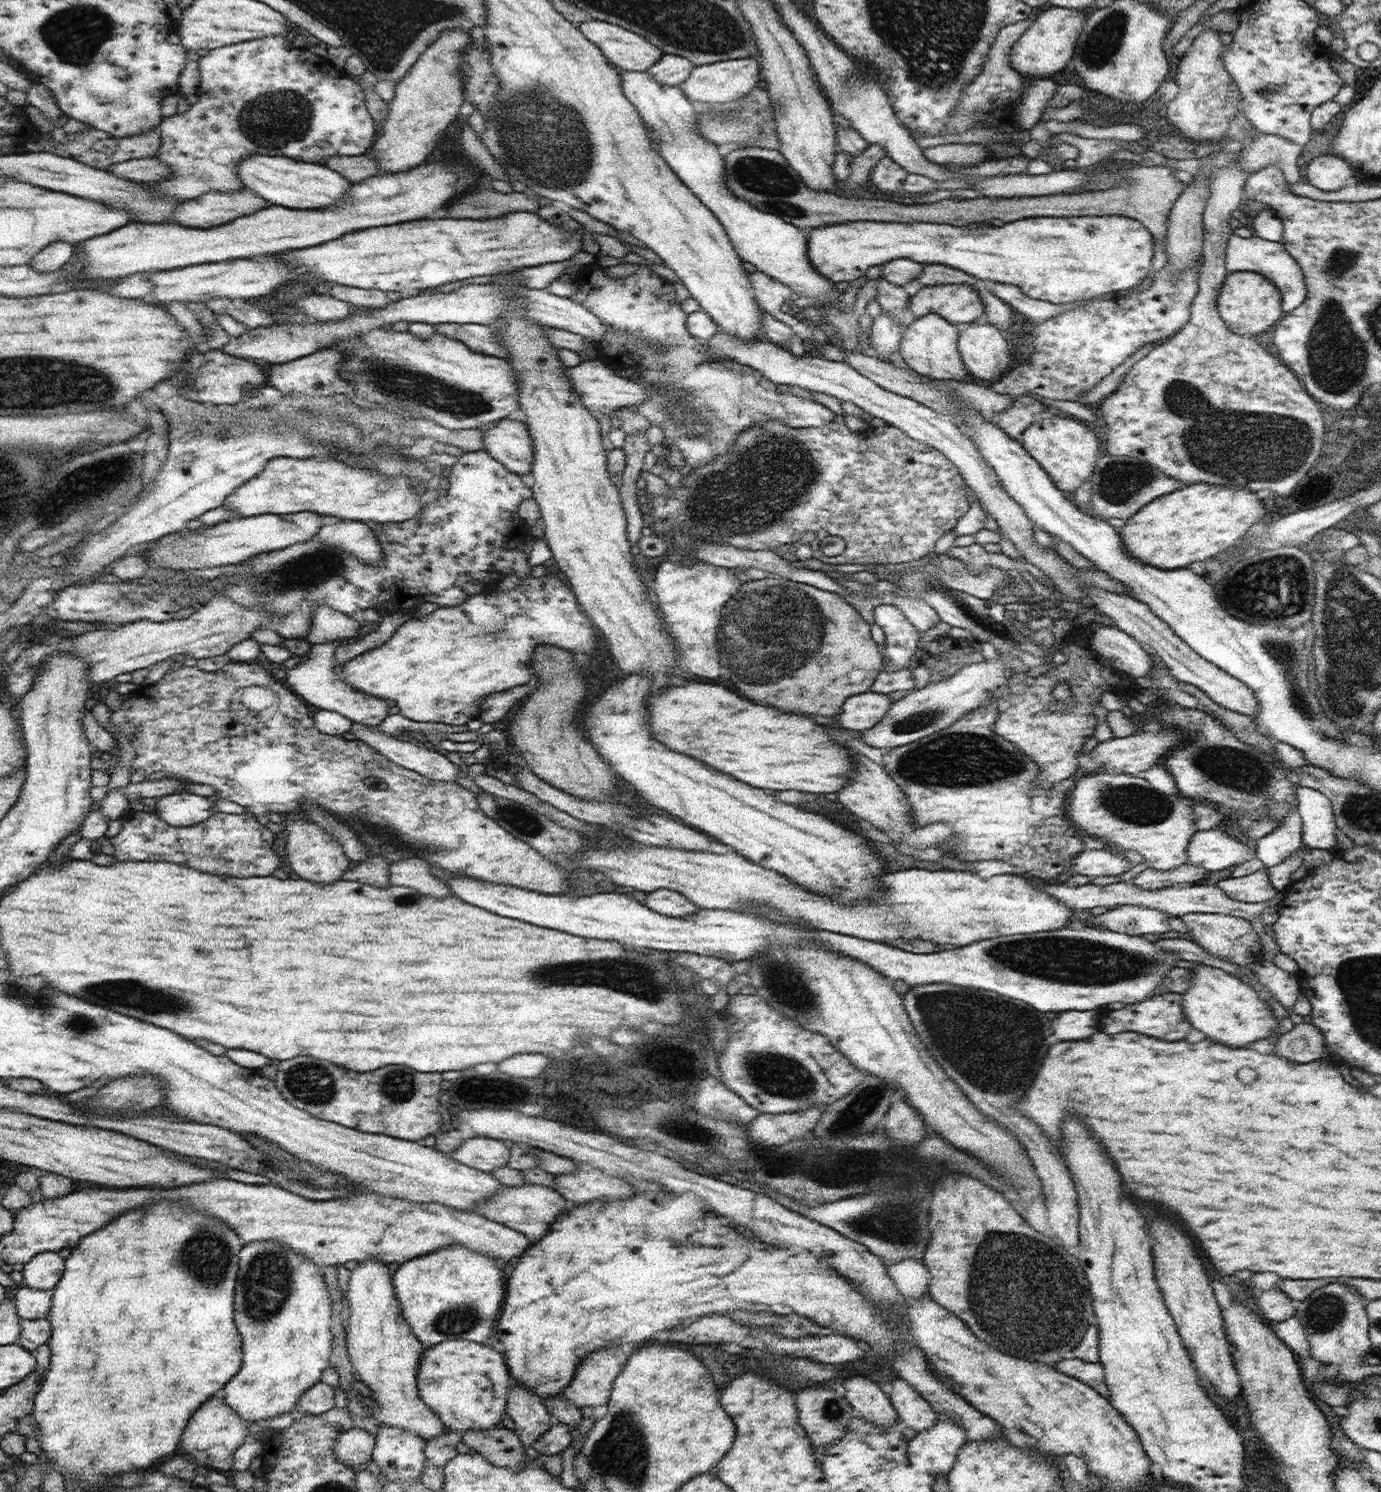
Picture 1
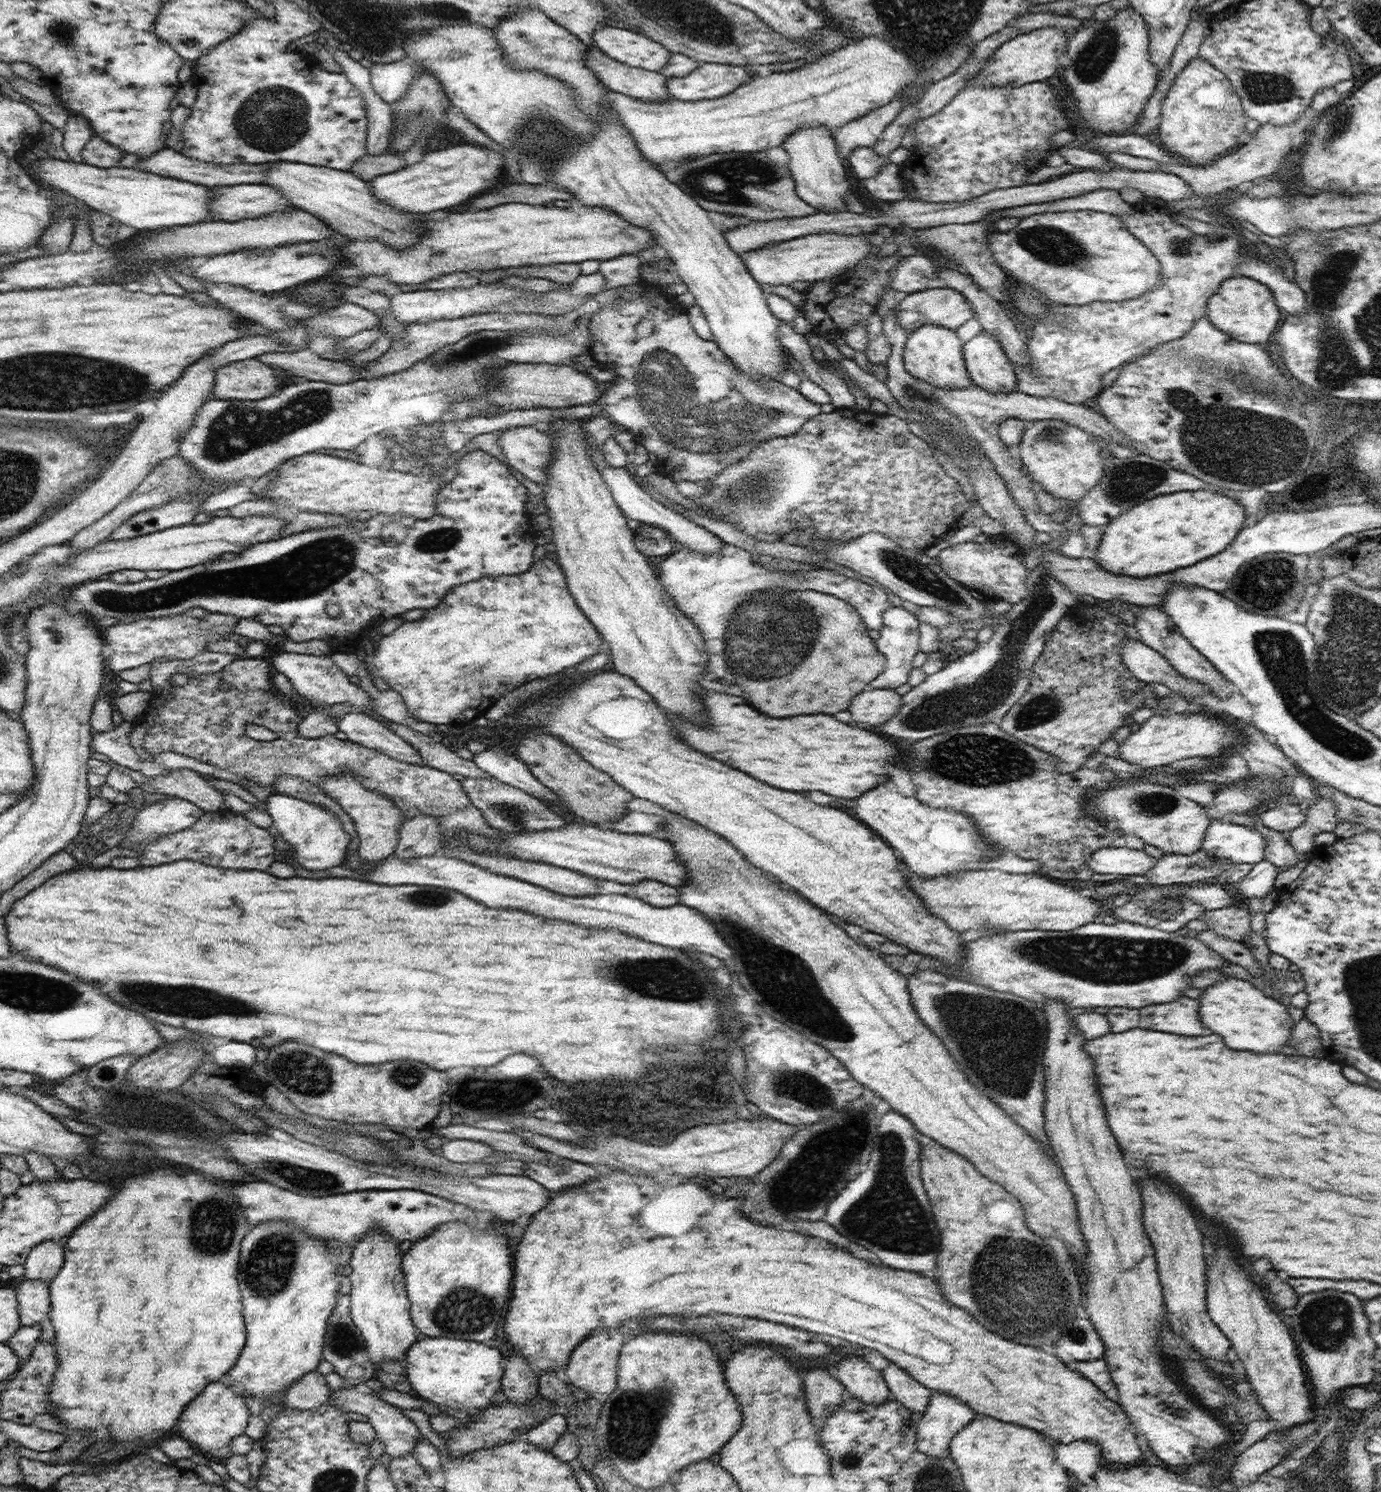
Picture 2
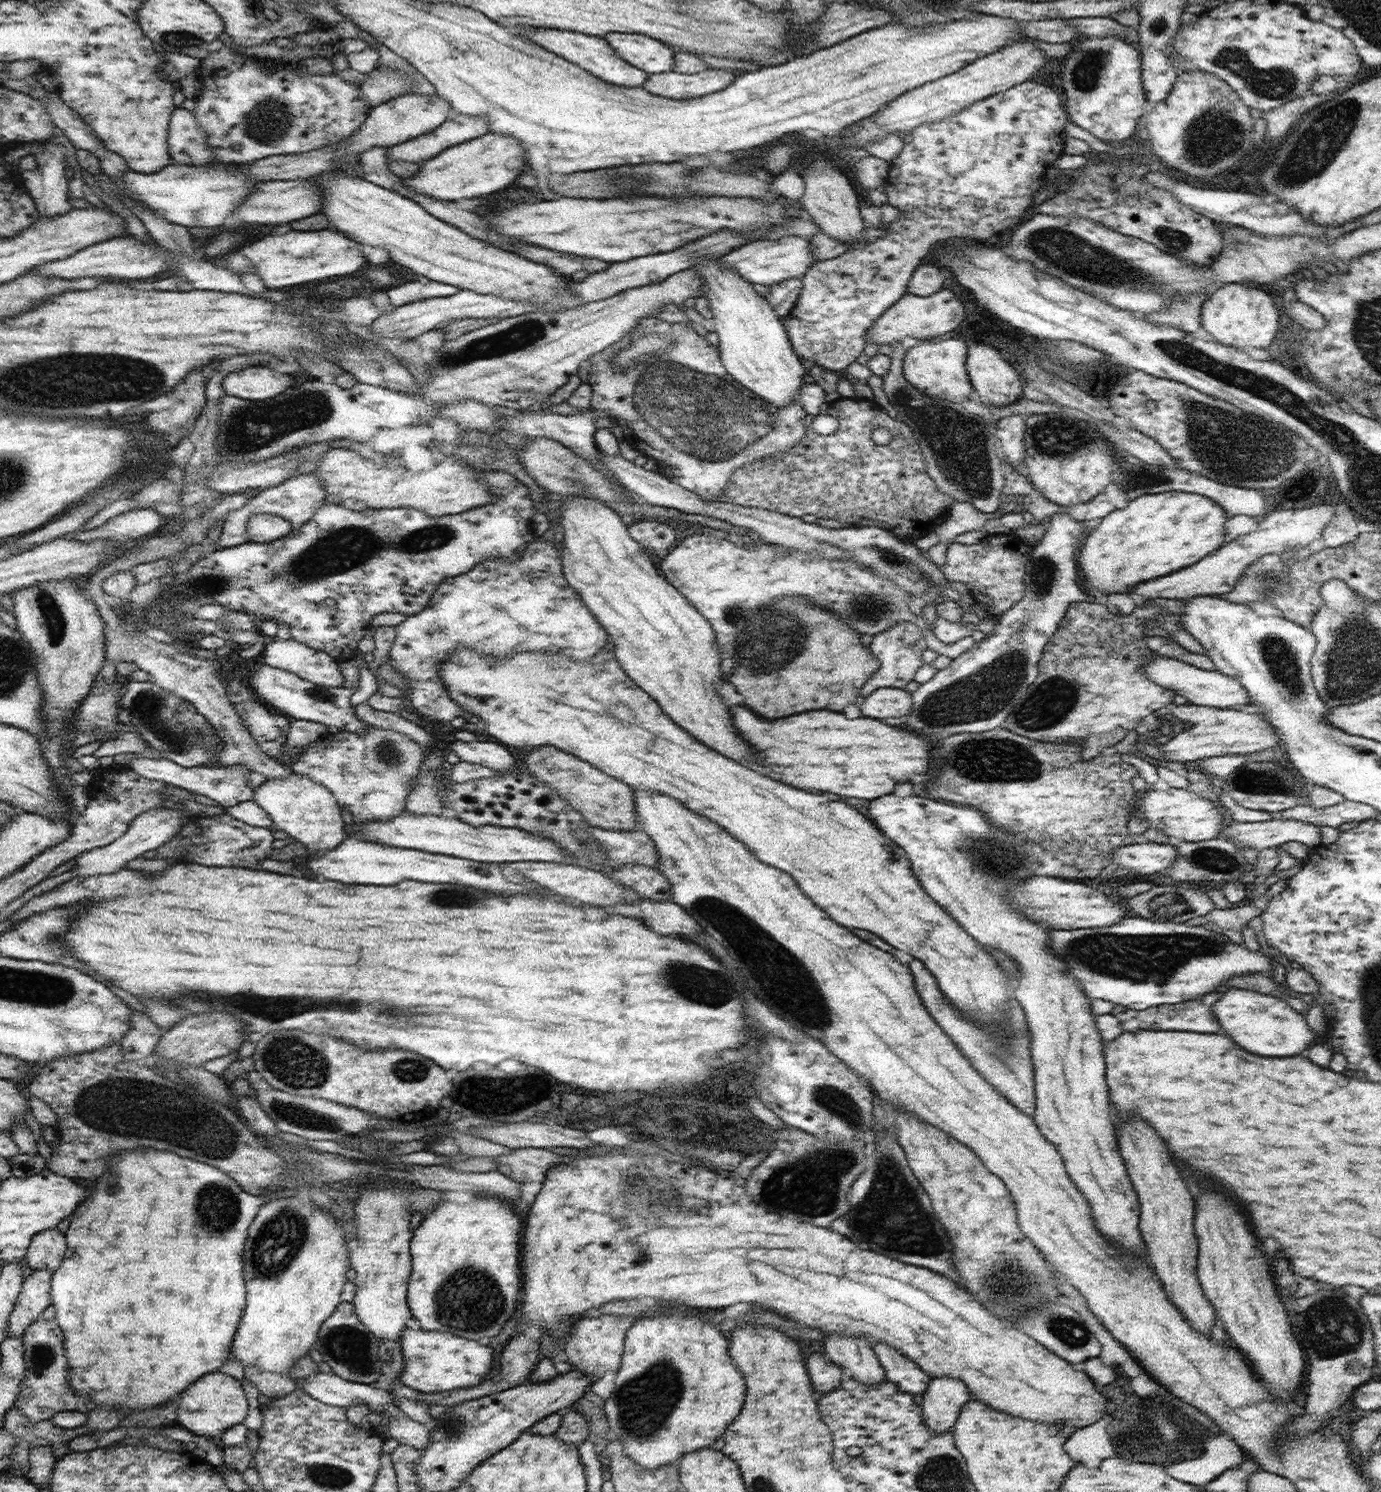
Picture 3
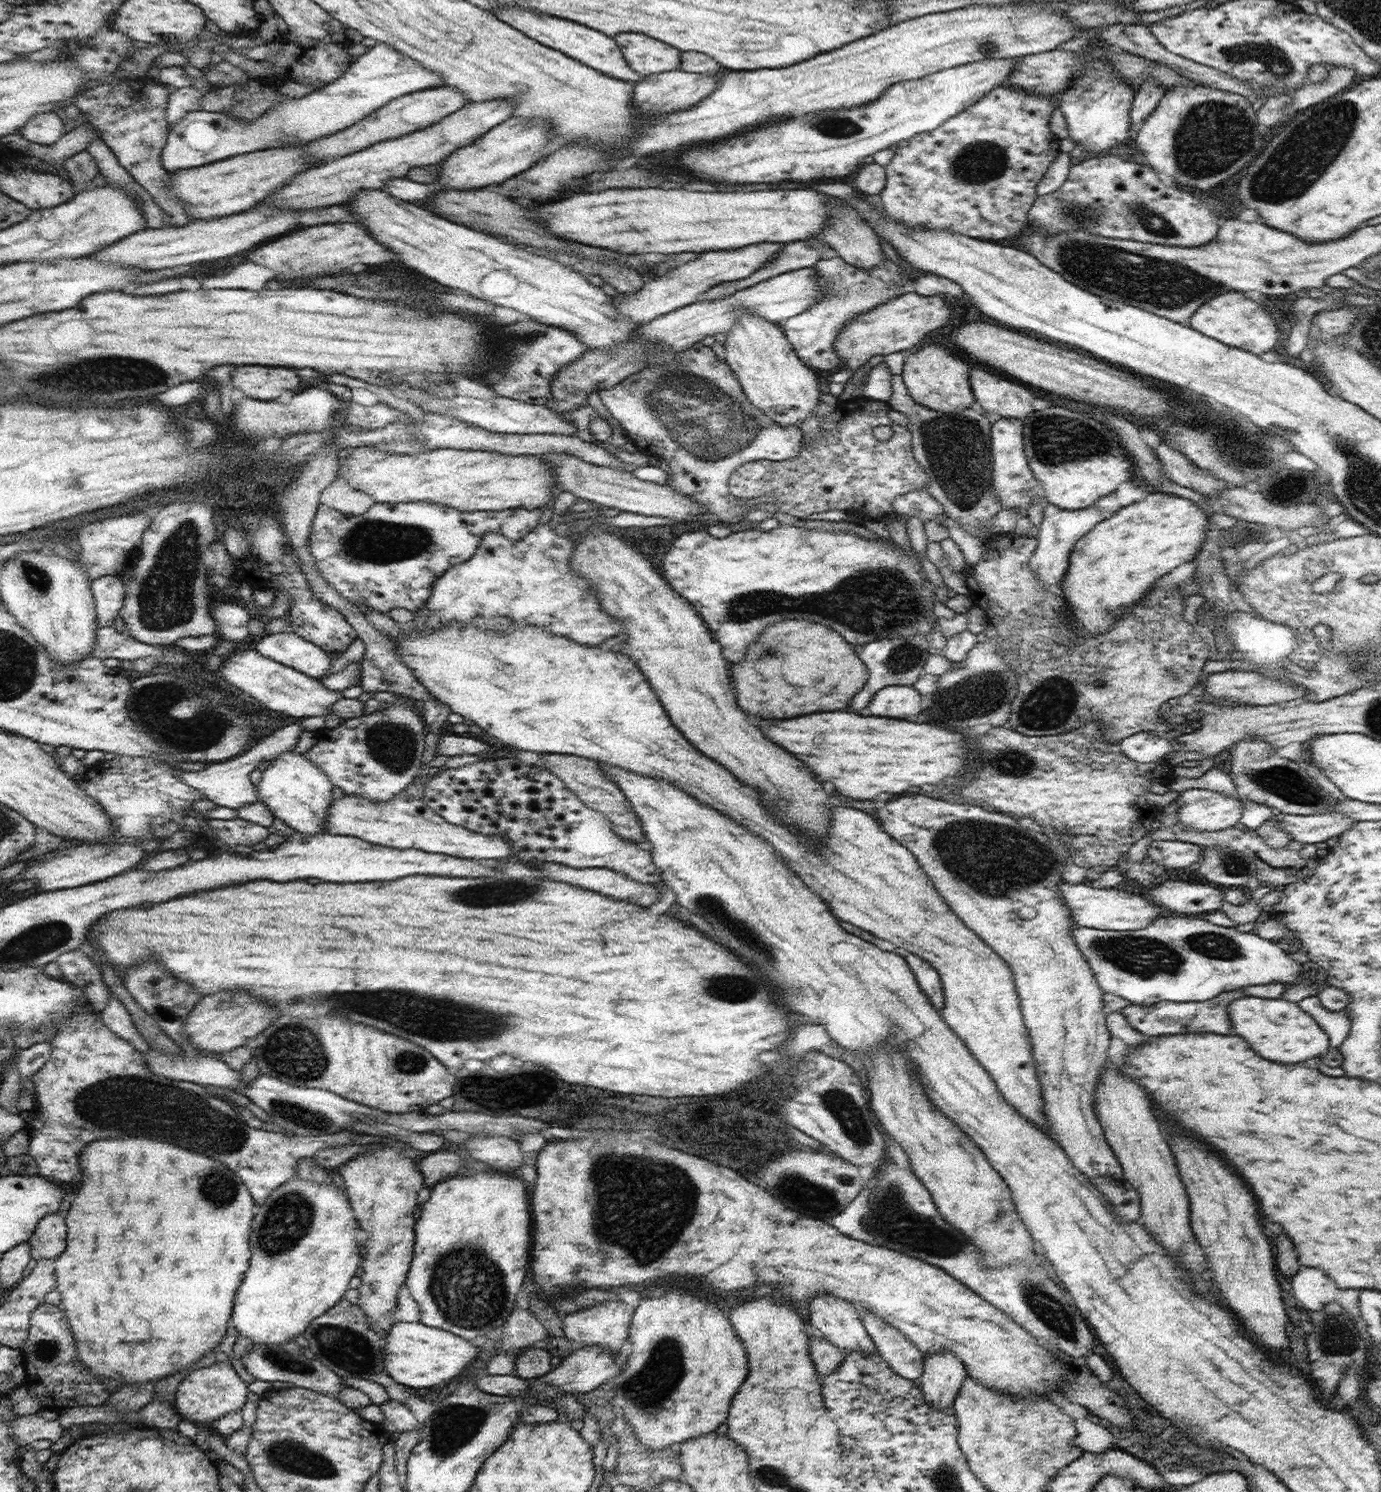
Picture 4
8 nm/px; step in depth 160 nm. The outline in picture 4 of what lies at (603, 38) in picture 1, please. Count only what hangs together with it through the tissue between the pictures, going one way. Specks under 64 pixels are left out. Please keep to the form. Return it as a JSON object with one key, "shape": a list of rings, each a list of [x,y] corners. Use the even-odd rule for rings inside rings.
{"shape":[[[627,32],[613,36],[628,66],[639,75],[653,75],[681,68],[681,50],[646,34]]]}

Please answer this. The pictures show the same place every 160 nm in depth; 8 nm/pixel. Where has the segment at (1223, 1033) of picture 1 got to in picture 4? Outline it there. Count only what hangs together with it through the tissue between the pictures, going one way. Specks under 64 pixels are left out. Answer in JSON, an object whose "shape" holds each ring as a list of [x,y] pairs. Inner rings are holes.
{"shape":[[[1244,996],[1240,1000],[1234,1000],[1228,1008],[1232,1026],[1236,1032],[1256,1050],[1256,1054],[1284,1064],[1296,1064],[1304,1062],[1308,1058],[1320,1056],[1328,1050],[1328,1036],[1324,1030],[1310,1018],[1296,1002],[1288,1002],[1282,998],[1256,998],[1256,996]]]}

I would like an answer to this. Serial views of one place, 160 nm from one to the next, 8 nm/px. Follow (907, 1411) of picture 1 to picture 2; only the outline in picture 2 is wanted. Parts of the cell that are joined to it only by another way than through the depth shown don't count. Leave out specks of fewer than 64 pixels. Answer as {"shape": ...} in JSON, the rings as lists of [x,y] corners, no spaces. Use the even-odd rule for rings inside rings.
{"shape":[[[890,1361],[882,1374],[893,1397],[911,1413],[923,1413],[927,1409],[931,1390],[918,1382],[907,1370]]]}

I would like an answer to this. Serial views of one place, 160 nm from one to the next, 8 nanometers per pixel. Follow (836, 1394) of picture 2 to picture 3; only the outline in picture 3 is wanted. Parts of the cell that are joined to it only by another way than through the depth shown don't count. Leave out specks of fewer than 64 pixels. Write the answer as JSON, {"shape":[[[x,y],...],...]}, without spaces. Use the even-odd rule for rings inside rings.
{"shape":[[[812,1354],[808,1358],[806,1366],[808,1366],[808,1376],[812,1380],[812,1386],[816,1390],[818,1400],[840,1386],[846,1375],[844,1370],[832,1360],[829,1360],[825,1354]]]}

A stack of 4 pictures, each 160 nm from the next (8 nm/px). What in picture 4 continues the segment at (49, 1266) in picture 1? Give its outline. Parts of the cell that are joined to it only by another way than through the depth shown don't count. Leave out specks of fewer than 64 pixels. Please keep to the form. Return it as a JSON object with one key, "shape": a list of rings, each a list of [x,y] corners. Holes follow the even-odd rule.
{"shape":[[[51,1212],[40,1219],[31,1240],[31,1258],[40,1261],[43,1258],[54,1258],[66,1248],[66,1224],[60,1212]]]}

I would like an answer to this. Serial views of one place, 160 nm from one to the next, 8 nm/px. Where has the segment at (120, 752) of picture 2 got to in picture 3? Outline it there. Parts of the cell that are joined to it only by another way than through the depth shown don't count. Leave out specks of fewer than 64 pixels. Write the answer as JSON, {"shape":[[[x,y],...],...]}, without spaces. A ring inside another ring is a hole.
{"shape":[[[162,756],[157,759],[132,757],[129,766],[140,774],[140,776],[145,776],[152,780],[160,780],[177,788],[185,788],[191,793],[203,794],[209,799],[215,800],[220,807],[226,810],[232,806],[236,806],[240,801],[246,802],[252,800],[254,796],[255,789],[252,789],[248,785],[248,781],[246,781],[246,774],[252,770],[243,764],[224,766],[215,762],[211,765],[206,764],[186,768]]]}

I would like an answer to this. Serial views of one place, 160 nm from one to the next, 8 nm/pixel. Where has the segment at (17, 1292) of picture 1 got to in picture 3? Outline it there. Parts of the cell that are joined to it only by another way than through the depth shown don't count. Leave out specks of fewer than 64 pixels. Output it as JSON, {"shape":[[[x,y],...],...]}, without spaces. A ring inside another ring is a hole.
{"shape":[[[35,1270],[23,1280],[13,1313],[7,1321],[8,1337],[22,1335],[51,1304],[51,1274],[48,1270]]]}

